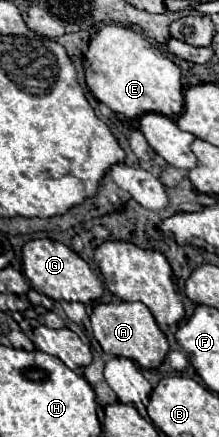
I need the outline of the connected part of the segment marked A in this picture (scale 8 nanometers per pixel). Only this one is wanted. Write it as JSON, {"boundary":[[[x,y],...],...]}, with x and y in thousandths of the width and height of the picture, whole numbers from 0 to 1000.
{"boundary":[[[461,693],[425,707],[411,735],[429,771],[479,808],[580,817],[662,844],[717,844],[753,826],[772,803],[763,776],[653,693]]]}

